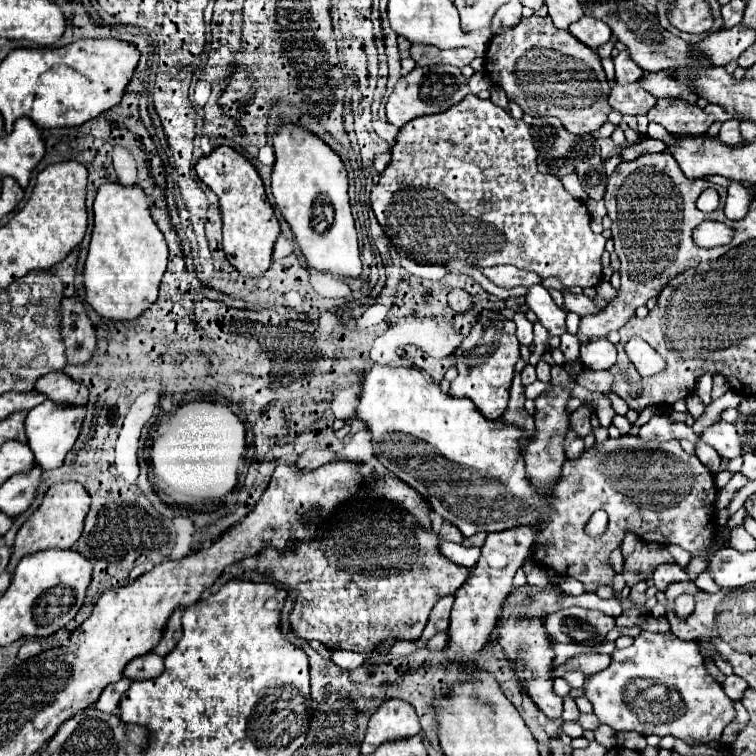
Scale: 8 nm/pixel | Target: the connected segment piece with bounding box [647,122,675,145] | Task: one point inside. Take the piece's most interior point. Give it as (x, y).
(655, 130)

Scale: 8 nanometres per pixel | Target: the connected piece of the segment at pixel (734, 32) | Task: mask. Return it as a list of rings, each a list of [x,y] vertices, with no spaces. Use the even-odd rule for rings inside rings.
[[[737,24],[731,30],[719,30],[707,36],[697,44],[697,48],[701,48],[701,52],[709,52],[709,56],[713,56],[717,64],[727,64],[729,60],[739,58],[741,52],[745,52],[753,42],[755,42],[755,30]]]

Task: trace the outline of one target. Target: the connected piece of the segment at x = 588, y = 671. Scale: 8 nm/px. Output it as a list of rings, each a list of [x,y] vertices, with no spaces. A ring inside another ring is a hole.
[[[577,654],[577,656],[569,658],[563,666],[553,670],[552,675],[556,677],[561,676],[565,670],[579,670],[585,676],[591,676],[595,672],[605,670],[609,664],[611,664],[611,656],[607,656],[607,654]]]

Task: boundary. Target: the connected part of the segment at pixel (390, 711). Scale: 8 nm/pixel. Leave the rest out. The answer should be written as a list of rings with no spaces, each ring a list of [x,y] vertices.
[[[387,700],[377,708],[367,726],[367,736],[361,744],[361,754],[375,752],[383,742],[405,740],[421,730],[415,708],[403,700]]]

